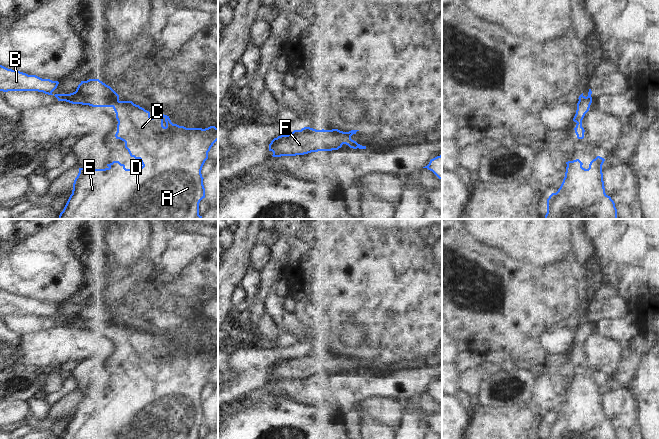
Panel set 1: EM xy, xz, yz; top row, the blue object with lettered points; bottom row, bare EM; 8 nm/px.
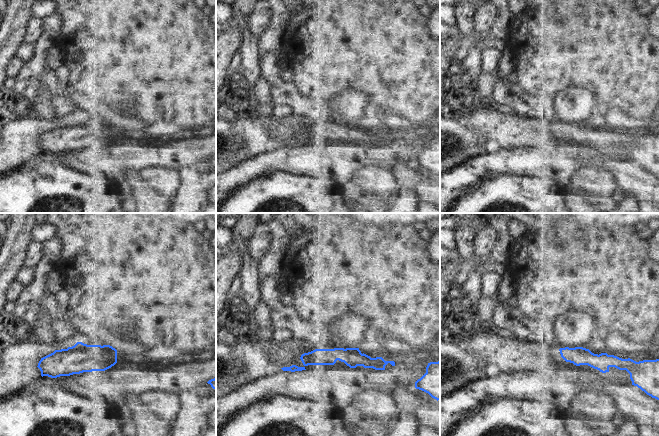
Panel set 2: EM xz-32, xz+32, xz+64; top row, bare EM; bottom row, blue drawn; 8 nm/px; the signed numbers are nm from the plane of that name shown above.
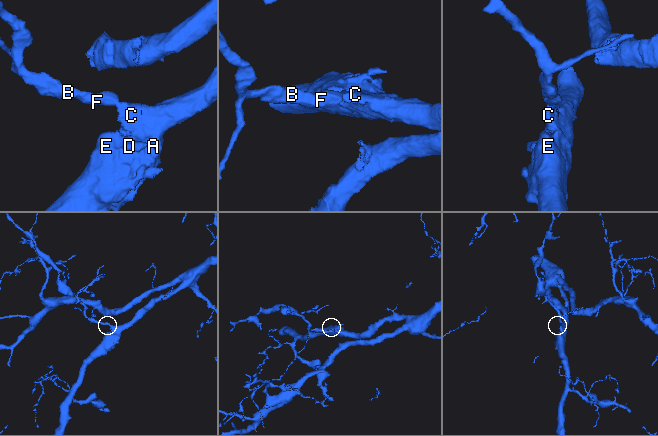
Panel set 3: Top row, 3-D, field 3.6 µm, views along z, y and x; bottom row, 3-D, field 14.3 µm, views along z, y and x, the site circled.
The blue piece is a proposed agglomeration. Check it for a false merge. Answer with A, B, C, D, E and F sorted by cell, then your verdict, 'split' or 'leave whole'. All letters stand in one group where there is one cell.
groups A B C D E F; leave whole

